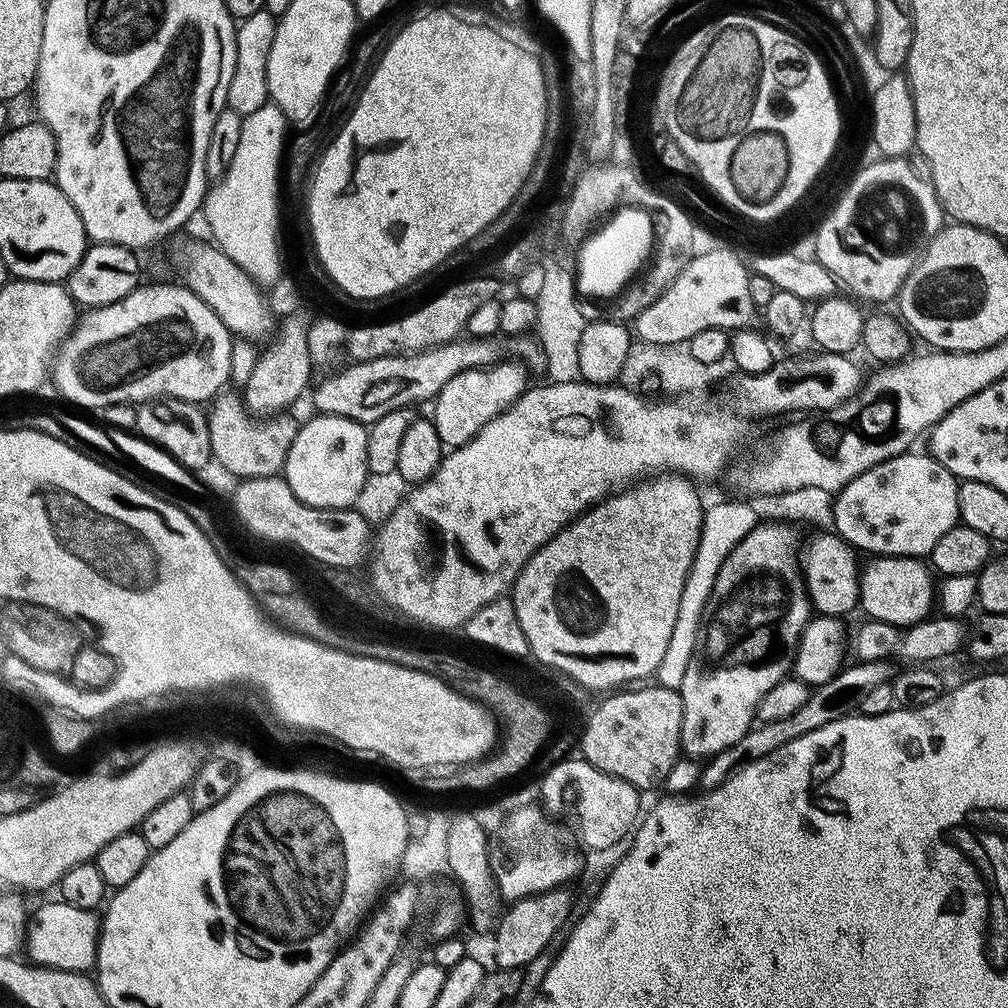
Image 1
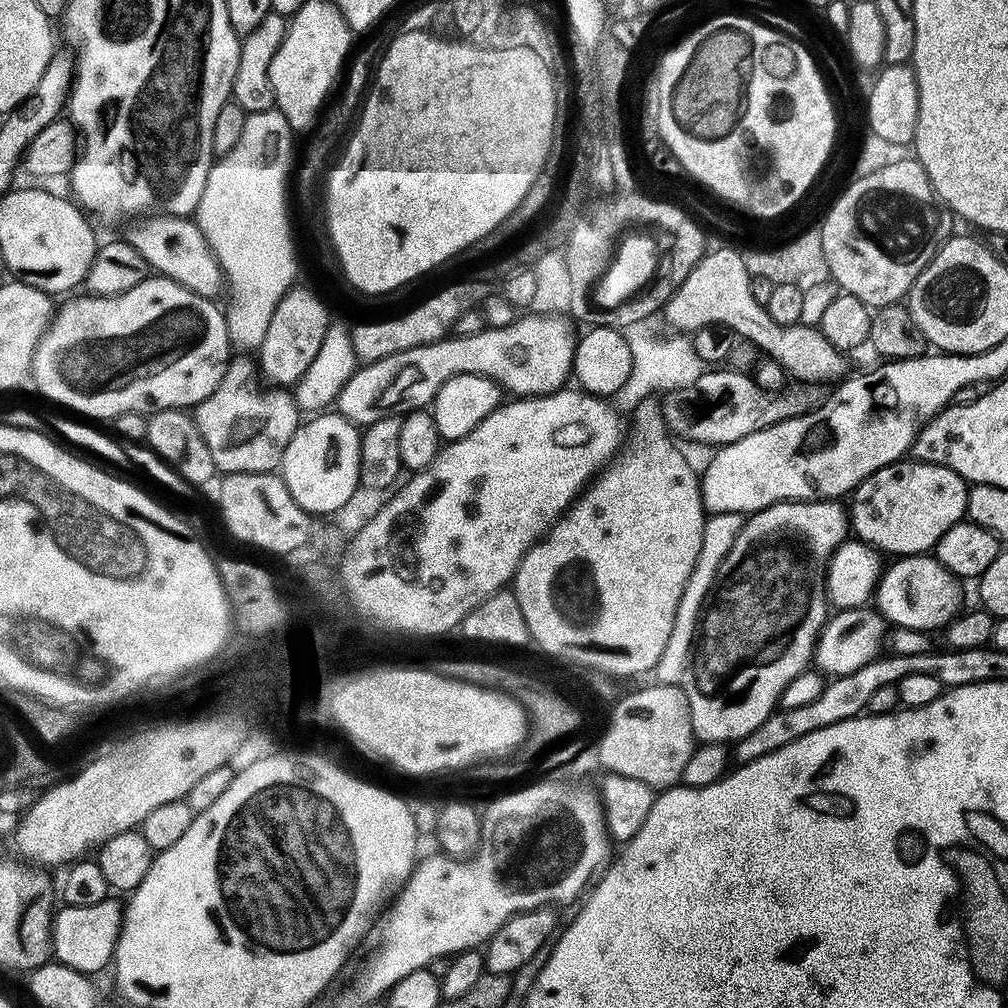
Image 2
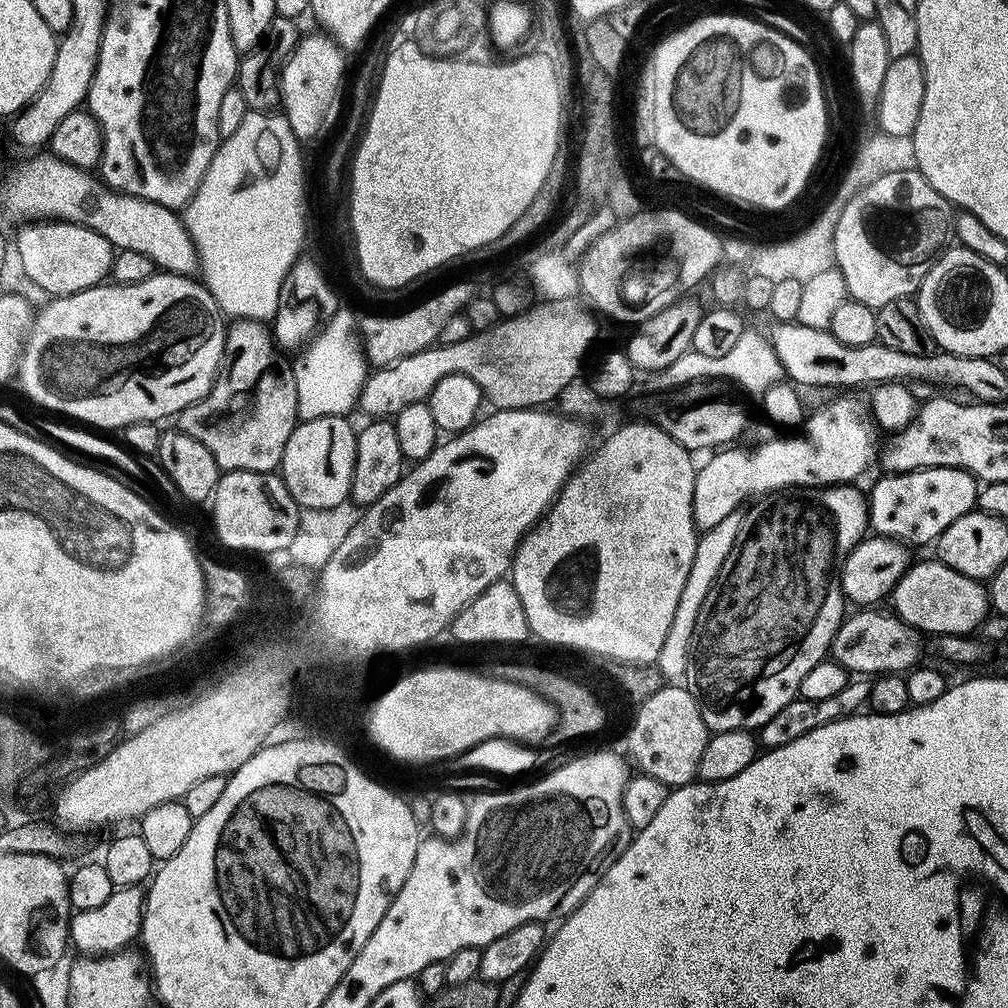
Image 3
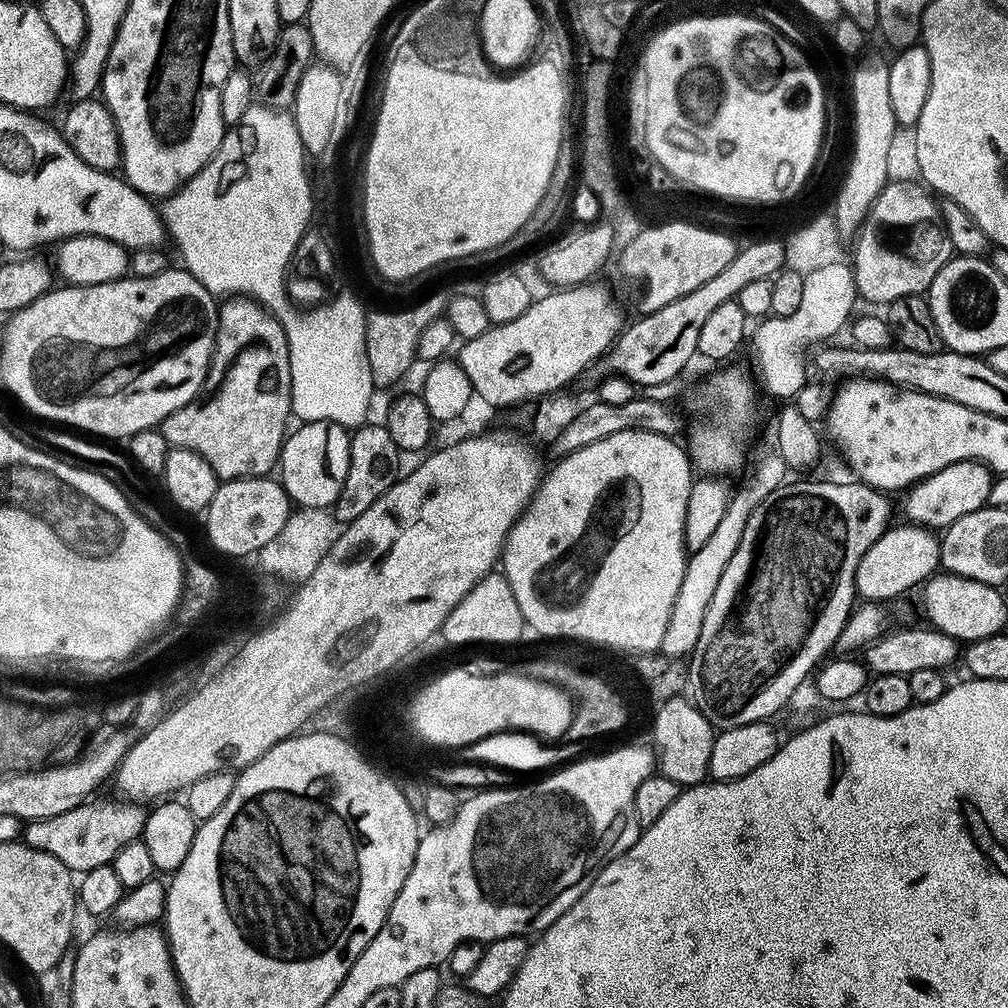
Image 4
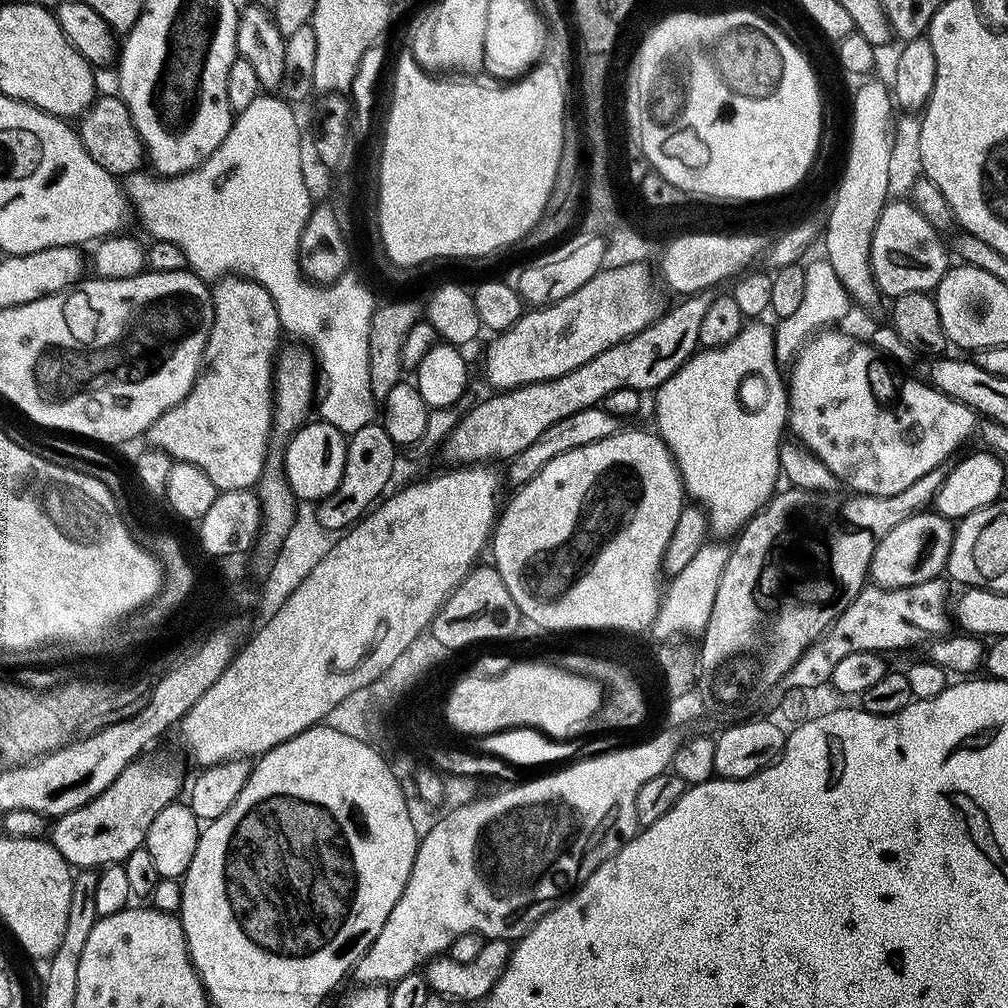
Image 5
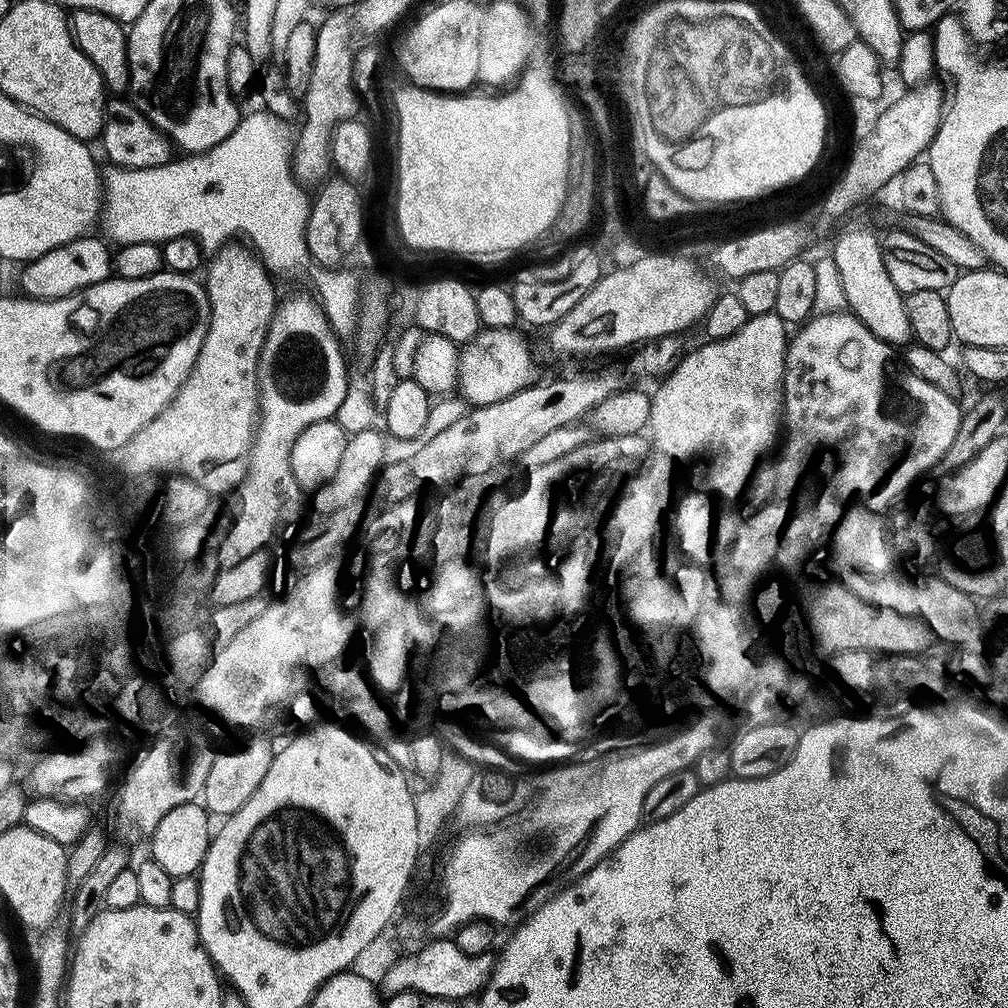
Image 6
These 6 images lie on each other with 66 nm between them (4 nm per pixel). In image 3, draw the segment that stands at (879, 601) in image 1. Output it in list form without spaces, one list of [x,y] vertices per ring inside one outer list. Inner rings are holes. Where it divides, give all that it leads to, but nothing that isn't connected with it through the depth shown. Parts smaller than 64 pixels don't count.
[[[935,558],[909,565],[906,574],[892,589],[890,602],[894,604],[892,608],[895,615],[912,628],[930,636],[971,635],[990,613],[987,587],[981,581],[959,574]]]

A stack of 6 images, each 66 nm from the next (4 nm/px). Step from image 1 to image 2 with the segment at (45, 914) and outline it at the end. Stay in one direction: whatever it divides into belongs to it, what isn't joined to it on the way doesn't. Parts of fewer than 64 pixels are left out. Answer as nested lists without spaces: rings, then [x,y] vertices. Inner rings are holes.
[[[109,898],[102,902],[97,902],[94,906],[74,906],[69,908],[67,906],[61,907],[52,917],[52,956],[55,957],[59,963],[66,967],[73,968],[74,971],[85,974],[95,974],[100,972],[104,967],[109,967],[110,961],[113,959],[116,950],[116,939],[120,937],[120,923],[124,920],[125,905],[120,904],[115,900],[116,898]]]

